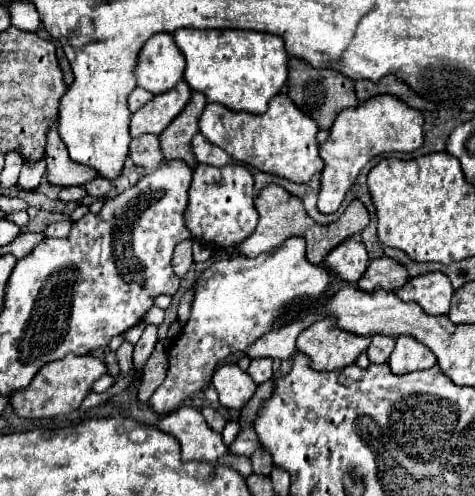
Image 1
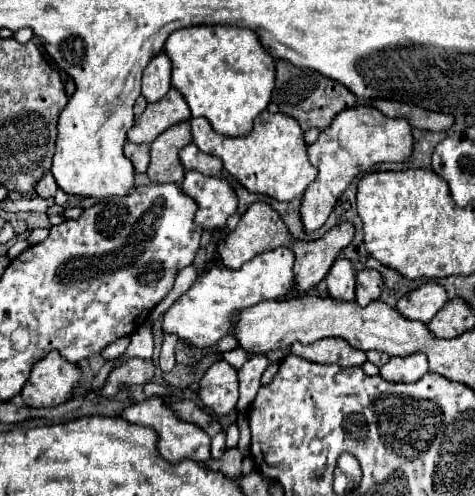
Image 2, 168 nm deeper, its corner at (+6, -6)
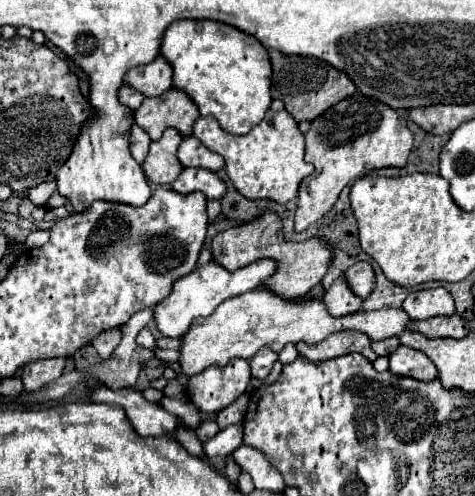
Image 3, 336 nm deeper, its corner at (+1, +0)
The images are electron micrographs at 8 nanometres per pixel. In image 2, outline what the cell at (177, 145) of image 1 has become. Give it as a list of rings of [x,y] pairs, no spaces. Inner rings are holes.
[[[190,122],[170,126],[150,144],[150,166],[146,170],[152,182],[172,182],[180,184],[184,180],[184,168],[178,160],[178,152],[192,142]]]

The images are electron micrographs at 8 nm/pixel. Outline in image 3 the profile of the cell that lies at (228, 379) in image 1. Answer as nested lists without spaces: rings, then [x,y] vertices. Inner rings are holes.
[[[233,358],[227,366],[209,366],[189,378],[189,400],[207,414],[217,414],[235,402],[251,380],[249,362]]]

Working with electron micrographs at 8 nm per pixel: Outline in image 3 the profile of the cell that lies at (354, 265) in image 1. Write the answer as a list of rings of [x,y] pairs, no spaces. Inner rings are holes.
[[[339,276],[331,288],[325,292],[323,302],[327,306],[327,310],[333,316],[343,316],[343,314],[353,314],[357,310],[361,310],[363,300],[359,300],[347,286],[347,280],[343,276]]]

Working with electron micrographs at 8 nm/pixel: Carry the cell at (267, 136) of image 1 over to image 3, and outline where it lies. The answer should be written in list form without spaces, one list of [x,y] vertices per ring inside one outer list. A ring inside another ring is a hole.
[[[267,110],[265,118],[245,136],[235,136],[225,132],[219,122],[211,116],[199,116],[193,126],[193,136],[199,138],[209,150],[225,158],[225,170],[233,186],[245,198],[267,198],[285,204],[299,194],[299,184],[315,168],[305,162],[305,138],[291,114],[287,110],[273,112]]]

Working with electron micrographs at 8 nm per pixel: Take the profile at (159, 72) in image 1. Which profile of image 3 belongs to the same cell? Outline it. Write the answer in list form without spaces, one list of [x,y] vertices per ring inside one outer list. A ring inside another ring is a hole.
[[[159,54],[153,62],[133,68],[125,82],[135,90],[143,92],[145,96],[161,96],[173,86],[173,68],[171,64]]]

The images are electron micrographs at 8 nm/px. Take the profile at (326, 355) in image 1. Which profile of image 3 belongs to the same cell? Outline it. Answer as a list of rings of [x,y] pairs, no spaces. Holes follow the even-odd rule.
[[[343,330],[343,332],[335,332],[335,334],[327,336],[327,338],[325,338],[323,342],[319,342],[319,344],[299,342],[299,344],[297,344],[297,350],[299,350],[301,356],[311,358],[313,362],[321,362],[321,360],[345,356],[345,354],[351,354],[351,352],[359,352],[359,354],[363,354],[367,360],[375,362],[377,354],[373,354],[369,342],[371,342],[371,340],[369,340],[365,334],[361,334],[361,332]]]

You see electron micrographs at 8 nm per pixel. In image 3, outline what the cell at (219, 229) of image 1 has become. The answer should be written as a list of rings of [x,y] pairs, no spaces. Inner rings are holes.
[[[185,168],[181,176],[173,182],[173,188],[181,194],[203,192],[207,200],[221,200],[227,192],[225,182],[215,172],[199,170],[199,168]]]

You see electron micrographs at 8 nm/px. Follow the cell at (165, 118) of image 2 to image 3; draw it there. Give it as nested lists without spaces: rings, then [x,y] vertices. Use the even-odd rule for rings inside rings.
[[[171,88],[157,98],[145,98],[141,108],[133,112],[133,118],[151,140],[159,140],[165,128],[177,128],[183,136],[189,136],[199,110],[183,90]]]

